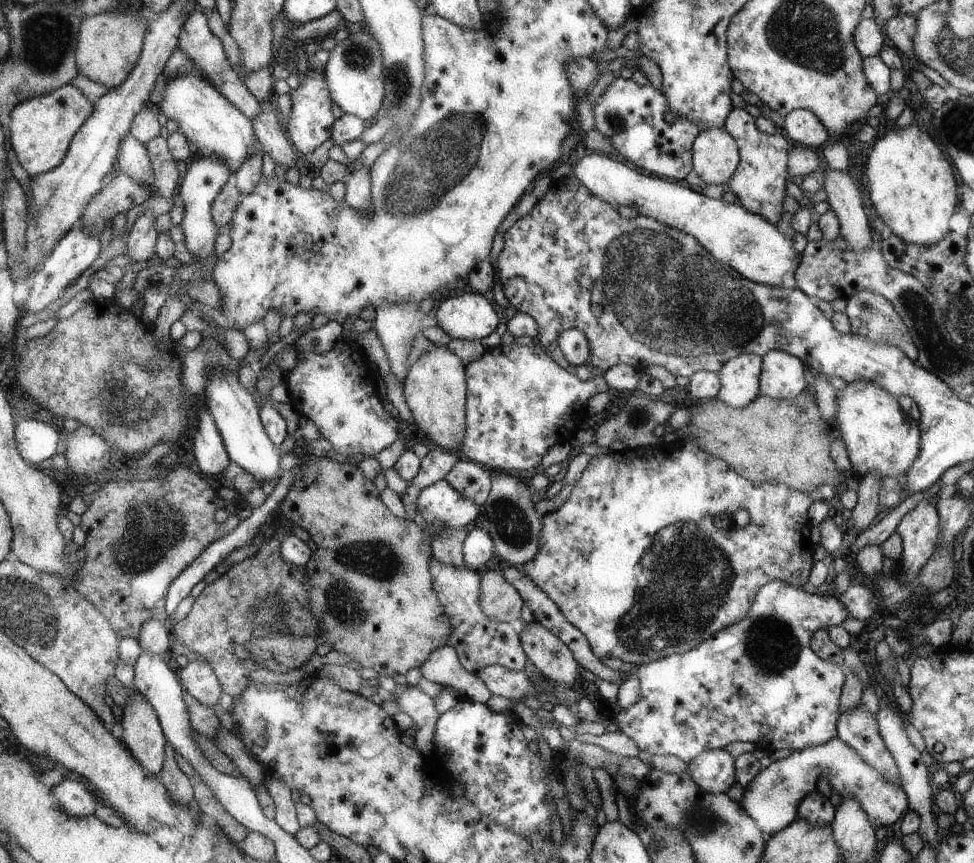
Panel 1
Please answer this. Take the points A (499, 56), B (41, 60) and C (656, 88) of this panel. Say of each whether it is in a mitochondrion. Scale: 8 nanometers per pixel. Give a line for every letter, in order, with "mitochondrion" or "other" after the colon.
A: other
B: mitochondrion
C: other

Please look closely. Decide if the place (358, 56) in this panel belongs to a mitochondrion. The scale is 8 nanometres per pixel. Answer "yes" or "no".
yes

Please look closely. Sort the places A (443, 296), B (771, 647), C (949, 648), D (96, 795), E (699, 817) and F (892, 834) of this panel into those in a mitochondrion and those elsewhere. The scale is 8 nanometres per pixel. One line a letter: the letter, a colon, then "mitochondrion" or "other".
A: other
B: mitochondrion
C: other
D: other
E: mitochondrion
F: other

